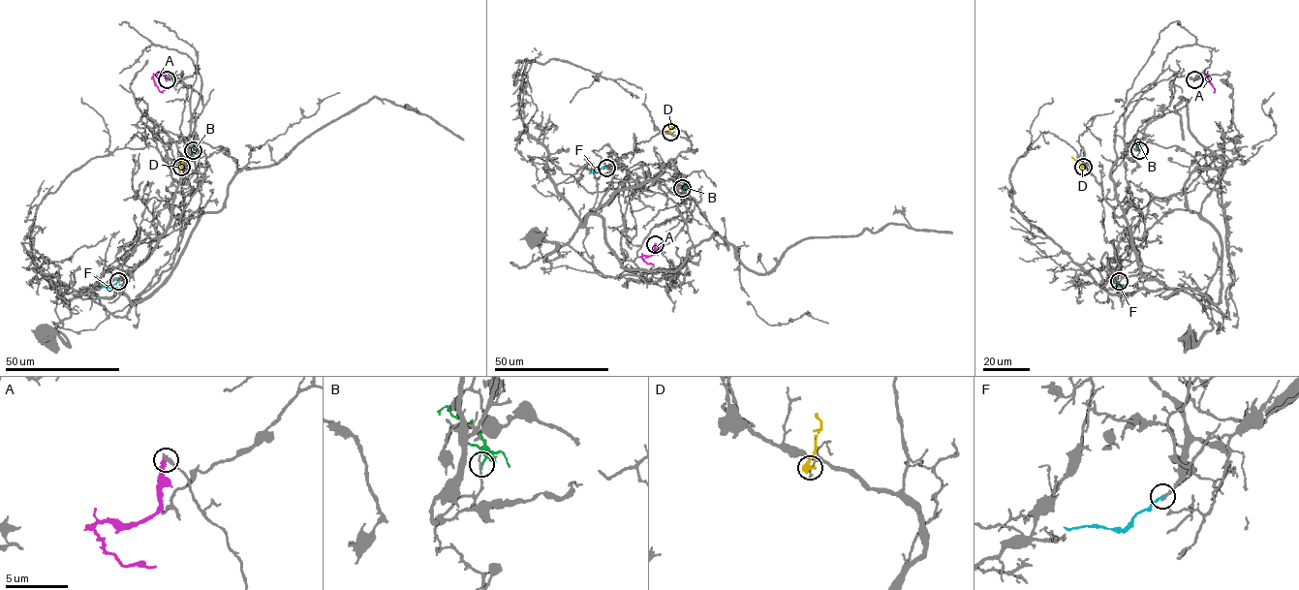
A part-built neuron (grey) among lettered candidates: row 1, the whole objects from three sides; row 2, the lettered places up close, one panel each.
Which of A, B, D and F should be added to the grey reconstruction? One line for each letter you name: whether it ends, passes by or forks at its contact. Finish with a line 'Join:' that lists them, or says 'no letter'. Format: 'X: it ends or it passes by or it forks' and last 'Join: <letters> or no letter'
Join: no letter

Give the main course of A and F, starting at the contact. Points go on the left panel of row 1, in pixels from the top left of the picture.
A: (167, 79), (164, 75), (153, 77), (159, 90), (165, 90)
F: (118, 281), (110, 287), (100, 287)

